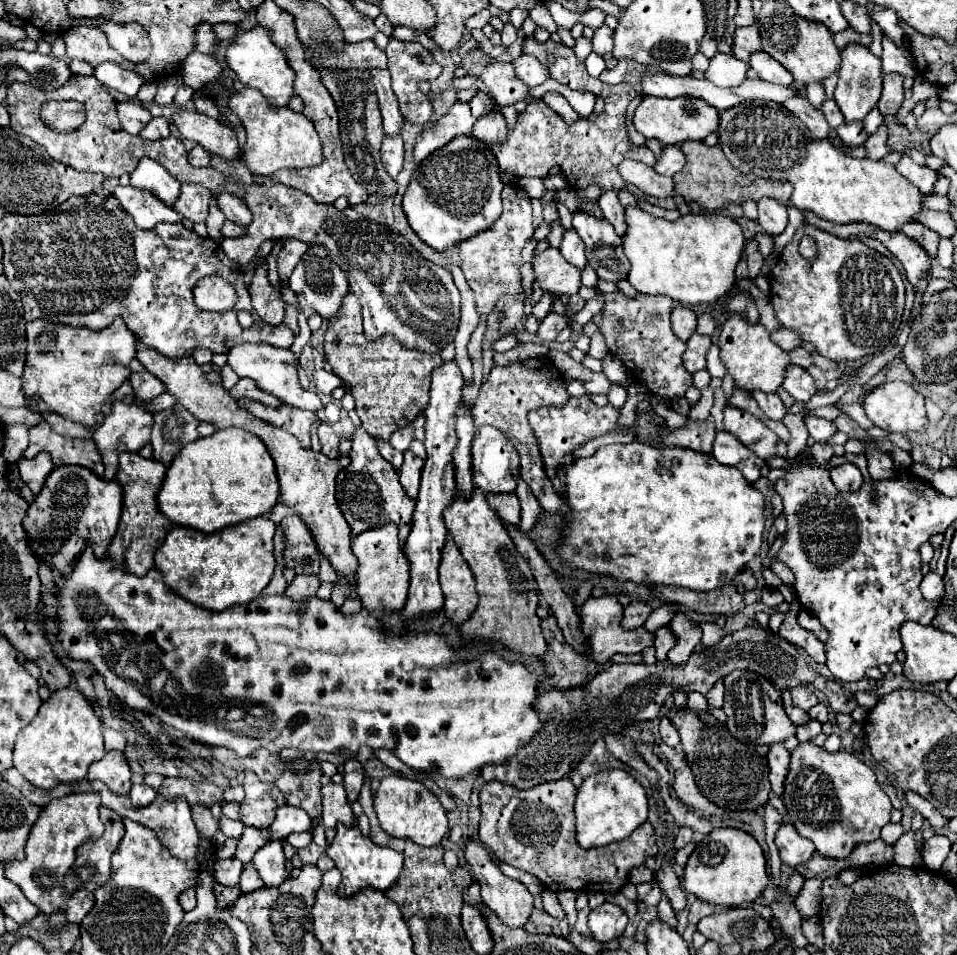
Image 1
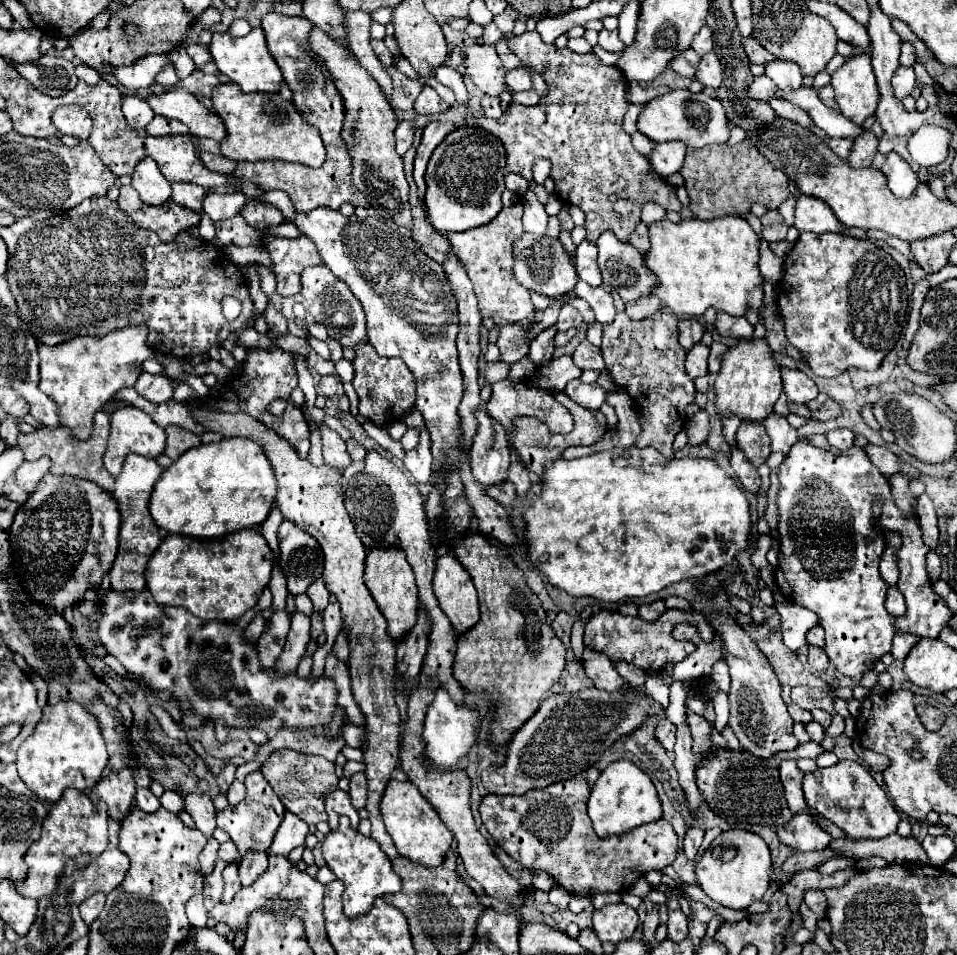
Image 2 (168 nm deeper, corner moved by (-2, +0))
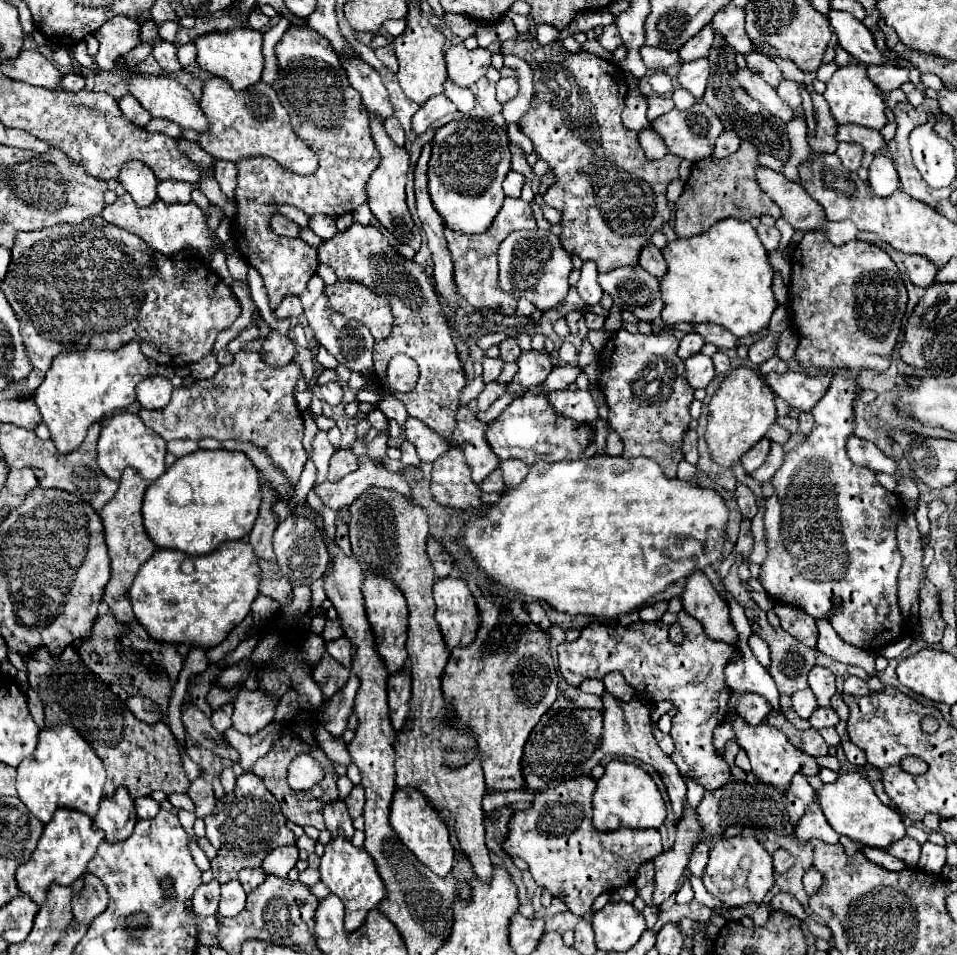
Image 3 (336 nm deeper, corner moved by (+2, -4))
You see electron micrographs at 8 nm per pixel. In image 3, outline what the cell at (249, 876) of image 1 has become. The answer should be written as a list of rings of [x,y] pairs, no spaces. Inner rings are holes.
[[[245,868],[243,872],[239,872],[239,882],[245,888],[245,892],[253,892],[259,884],[263,884],[263,880],[265,880],[263,868]]]

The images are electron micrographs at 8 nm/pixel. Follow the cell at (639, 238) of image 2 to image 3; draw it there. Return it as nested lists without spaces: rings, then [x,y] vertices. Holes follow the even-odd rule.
[[[649,244],[649,248],[645,248],[645,252],[641,252],[641,262],[639,262],[641,268],[645,268],[651,276],[655,276],[657,280],[661,280],[665,274],[667,274],[667,264],[665,264],[665,258],[663,254],[653,246]]]

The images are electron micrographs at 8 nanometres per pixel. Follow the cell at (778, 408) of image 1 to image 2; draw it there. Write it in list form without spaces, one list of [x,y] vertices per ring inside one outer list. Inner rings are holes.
[[[771,412],[771,416],[767,416],[763,420],[765,428],[767,428],[767,434],[771,438],[771,450],[773,452],[783,452],[787,454],[789,448],[799,440],[799,434],[797,430],[787,422],[785,416],[779,416],[775,412]]]

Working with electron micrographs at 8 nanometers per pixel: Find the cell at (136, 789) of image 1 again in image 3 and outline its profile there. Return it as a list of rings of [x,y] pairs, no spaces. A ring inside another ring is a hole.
[[[143,796],[135,800],[135,810],[139,818],[155,818],[159,814],[159,804],[151,796]]]

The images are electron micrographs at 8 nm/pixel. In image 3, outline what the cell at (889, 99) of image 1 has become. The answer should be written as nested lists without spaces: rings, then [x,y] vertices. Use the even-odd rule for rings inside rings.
[[[883,64],[883,66],[867,66],[867,76],[869,80],[881,90],[881,92],[889,92],[899,88],[901,84],[909,82],[909,70],[907,68],[895,68],[891,64]]]

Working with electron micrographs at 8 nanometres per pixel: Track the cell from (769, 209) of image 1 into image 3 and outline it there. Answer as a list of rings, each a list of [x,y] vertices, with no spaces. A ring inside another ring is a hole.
[[[759,226],[757,228],[757,234],[759,234],[759,238],[761,238],[761,244],[767,248],[767,252],[773,252],[773,250],[777,250],[779,248],[779,238],[781,238],[781,234],[779,234],[779,230],[773,226],[773,228],[769,228],[769,226]]]

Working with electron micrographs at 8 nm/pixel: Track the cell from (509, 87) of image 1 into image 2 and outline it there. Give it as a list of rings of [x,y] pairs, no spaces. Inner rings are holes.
[[[475,44],[465,50],[465,66],[471,80],[487,96],[501,96],[507,90],[505,84],[505,66],[495,50],[495,46]]]

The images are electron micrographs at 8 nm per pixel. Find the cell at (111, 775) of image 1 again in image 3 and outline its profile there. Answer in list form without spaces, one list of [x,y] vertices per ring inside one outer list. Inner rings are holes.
[[[125,788],[117,790],[117,796],[103,798],[99,814],[93,818],[93,826],[105,832],[107,842],[121,842],[133,834],[137,814],[133,808],[133,798]]]

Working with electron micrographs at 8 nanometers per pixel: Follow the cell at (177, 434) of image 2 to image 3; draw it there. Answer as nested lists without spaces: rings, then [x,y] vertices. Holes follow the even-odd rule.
[[[171,440],[171,442],[167,444],[167,450],[169,450],[171,454],[175,454],[177,458],[191,454],[191,452],[195,452],[197,448],[199,448],[199,446],[197,446],[197,442],[193,442],[193,440]]]

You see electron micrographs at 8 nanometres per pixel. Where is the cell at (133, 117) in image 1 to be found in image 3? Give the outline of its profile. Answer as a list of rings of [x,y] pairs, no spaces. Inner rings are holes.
[[[127,94],[127,96],[123,96],[123,98],[119,100],[119,108],[121,108],[121,112],[123,112],[133,124],[137,124],[137,126],[145,126],[145,124],[153,118],[151,112],[145,110],[131,94]]]

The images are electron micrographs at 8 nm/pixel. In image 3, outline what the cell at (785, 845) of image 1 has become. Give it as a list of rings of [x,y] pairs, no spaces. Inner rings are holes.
[[[813,800],[809,804],[809,808],[805,810],[803,818],[799,820],[799,824],[795,828],[795,838],[799,842],[809,842],[811,838],[819,838],[819,840],[825,840],[829,844],[839,842],[839,834],[827,822],[827,818],[819,806],[819,800]]]

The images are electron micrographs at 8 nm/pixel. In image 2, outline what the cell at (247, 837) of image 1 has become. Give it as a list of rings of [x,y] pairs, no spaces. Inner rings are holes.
[[[225,842],[225,844],[221,844],[221,848],[219,848],[219,858],[221,860],[225,860],[225,862],[233,862],[235,858],[237,858],[237,846],[233,844],[233,842]]]

